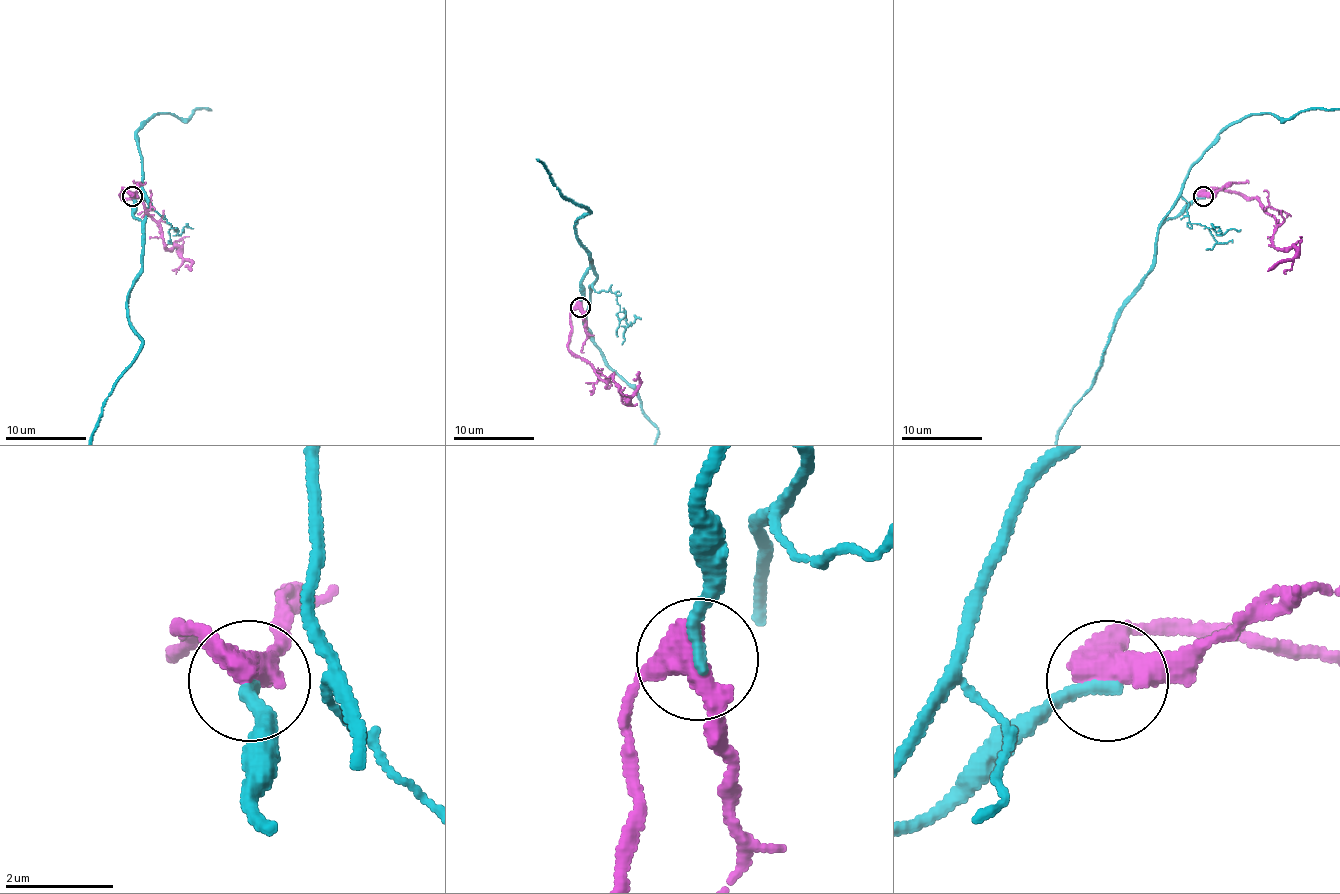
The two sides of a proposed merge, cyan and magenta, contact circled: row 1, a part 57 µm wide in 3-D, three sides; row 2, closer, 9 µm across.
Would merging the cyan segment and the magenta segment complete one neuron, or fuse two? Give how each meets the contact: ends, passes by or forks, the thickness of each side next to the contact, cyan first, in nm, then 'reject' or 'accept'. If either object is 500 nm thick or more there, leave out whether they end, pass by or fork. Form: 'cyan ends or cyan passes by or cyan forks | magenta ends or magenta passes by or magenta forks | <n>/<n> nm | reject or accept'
cyan ends | magenta passes by | 240/480 nm | reject

